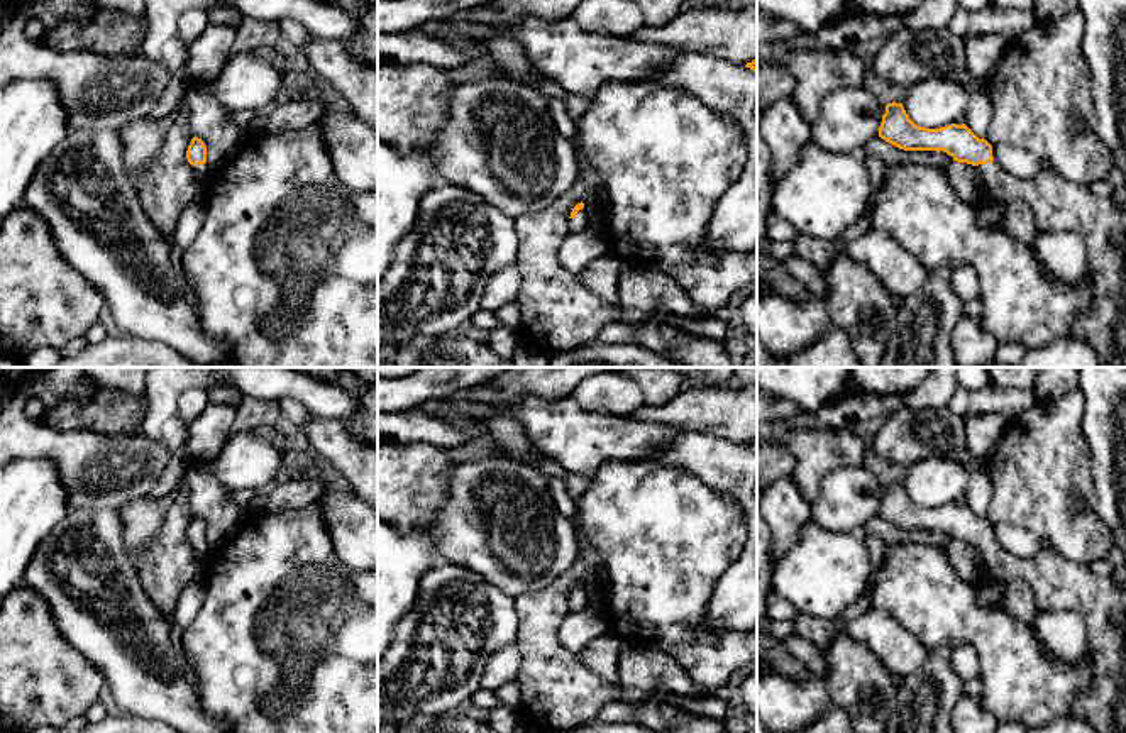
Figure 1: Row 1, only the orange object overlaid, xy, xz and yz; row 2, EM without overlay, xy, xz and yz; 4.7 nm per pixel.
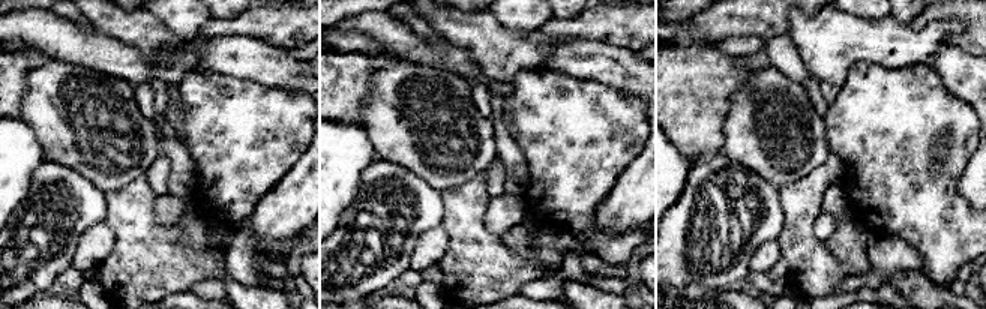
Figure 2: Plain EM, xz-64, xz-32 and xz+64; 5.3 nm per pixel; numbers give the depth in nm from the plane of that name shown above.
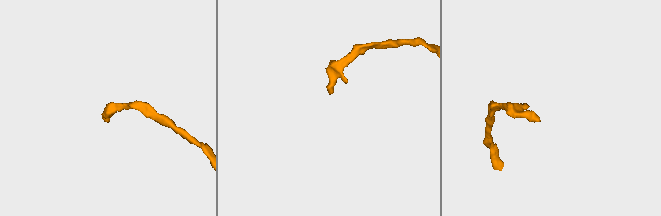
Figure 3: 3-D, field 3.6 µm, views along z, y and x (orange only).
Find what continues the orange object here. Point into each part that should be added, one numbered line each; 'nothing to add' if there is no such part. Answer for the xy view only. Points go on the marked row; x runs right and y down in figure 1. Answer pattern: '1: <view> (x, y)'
1: xy (202, 171)

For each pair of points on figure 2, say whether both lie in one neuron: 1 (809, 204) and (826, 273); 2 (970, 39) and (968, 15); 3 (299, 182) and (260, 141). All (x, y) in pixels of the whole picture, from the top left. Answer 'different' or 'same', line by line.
1: same
2: same
3: different

